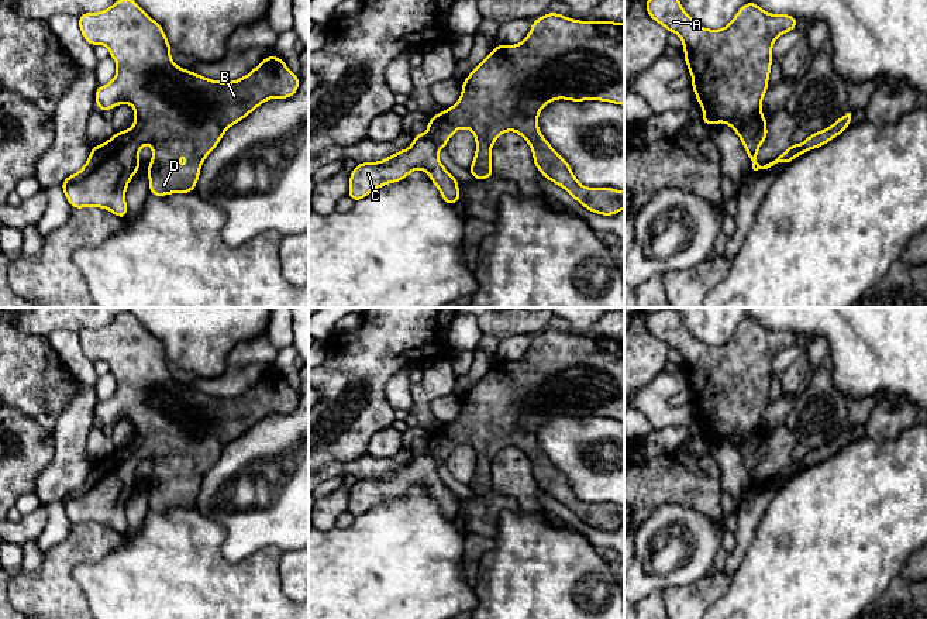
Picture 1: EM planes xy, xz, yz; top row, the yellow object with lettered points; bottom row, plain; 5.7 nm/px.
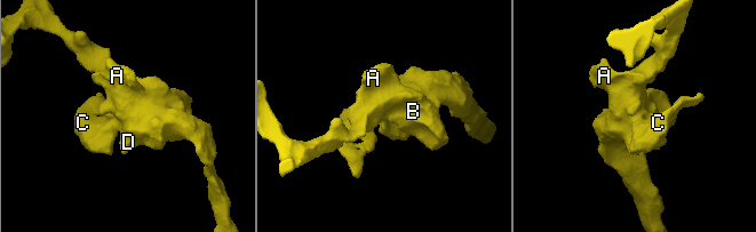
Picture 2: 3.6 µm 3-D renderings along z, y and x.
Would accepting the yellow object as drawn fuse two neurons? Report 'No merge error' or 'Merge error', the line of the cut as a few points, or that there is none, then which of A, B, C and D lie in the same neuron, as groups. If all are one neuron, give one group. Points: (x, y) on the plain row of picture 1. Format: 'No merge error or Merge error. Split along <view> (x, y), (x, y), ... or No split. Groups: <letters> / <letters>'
No merge error. No split. Groups: A B C D

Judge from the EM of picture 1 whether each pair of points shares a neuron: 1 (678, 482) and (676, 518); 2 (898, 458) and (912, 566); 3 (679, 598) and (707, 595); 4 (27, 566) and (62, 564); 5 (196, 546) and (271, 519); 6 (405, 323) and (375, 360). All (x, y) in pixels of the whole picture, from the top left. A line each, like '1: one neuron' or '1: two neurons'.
1: two neurons
2: two neurons
3: one neuron
4: two neurons
5: two neurons
6: one neuron

